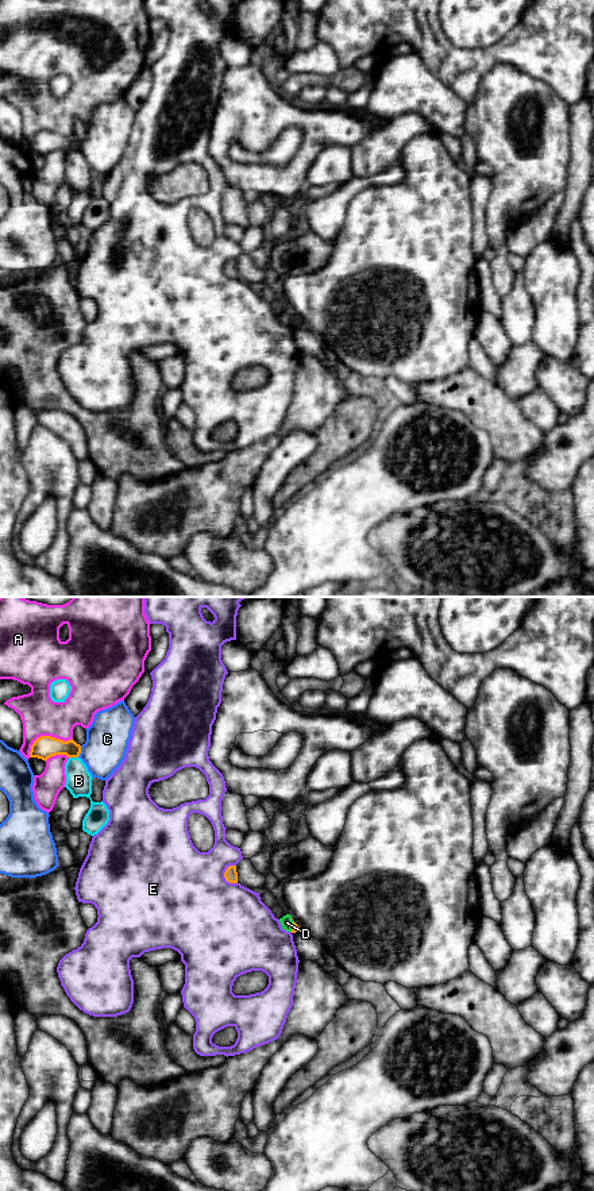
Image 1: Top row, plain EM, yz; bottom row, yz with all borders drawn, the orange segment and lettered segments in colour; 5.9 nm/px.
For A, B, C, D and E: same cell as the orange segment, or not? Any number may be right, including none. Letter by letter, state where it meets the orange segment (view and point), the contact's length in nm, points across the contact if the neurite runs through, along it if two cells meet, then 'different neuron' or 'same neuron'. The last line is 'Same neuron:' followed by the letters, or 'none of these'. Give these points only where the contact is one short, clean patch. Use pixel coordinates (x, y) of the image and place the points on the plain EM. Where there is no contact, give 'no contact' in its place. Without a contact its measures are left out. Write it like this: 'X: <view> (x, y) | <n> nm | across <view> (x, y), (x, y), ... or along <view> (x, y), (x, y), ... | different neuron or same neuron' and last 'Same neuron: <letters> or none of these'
A: yz (45, 131) | 280 nm | different neuron
B: yz (73, 151) | 60 nm | different neuron
C: yz (80, 146) | 80 nm | different neuron
D: yz (293, 320) | 80 nm | along yz (290, 313), (293, 319), (292, 326) | different neuron
E: yz (224, 272) | 130 nm | different neuron
Same neuron: none of these

